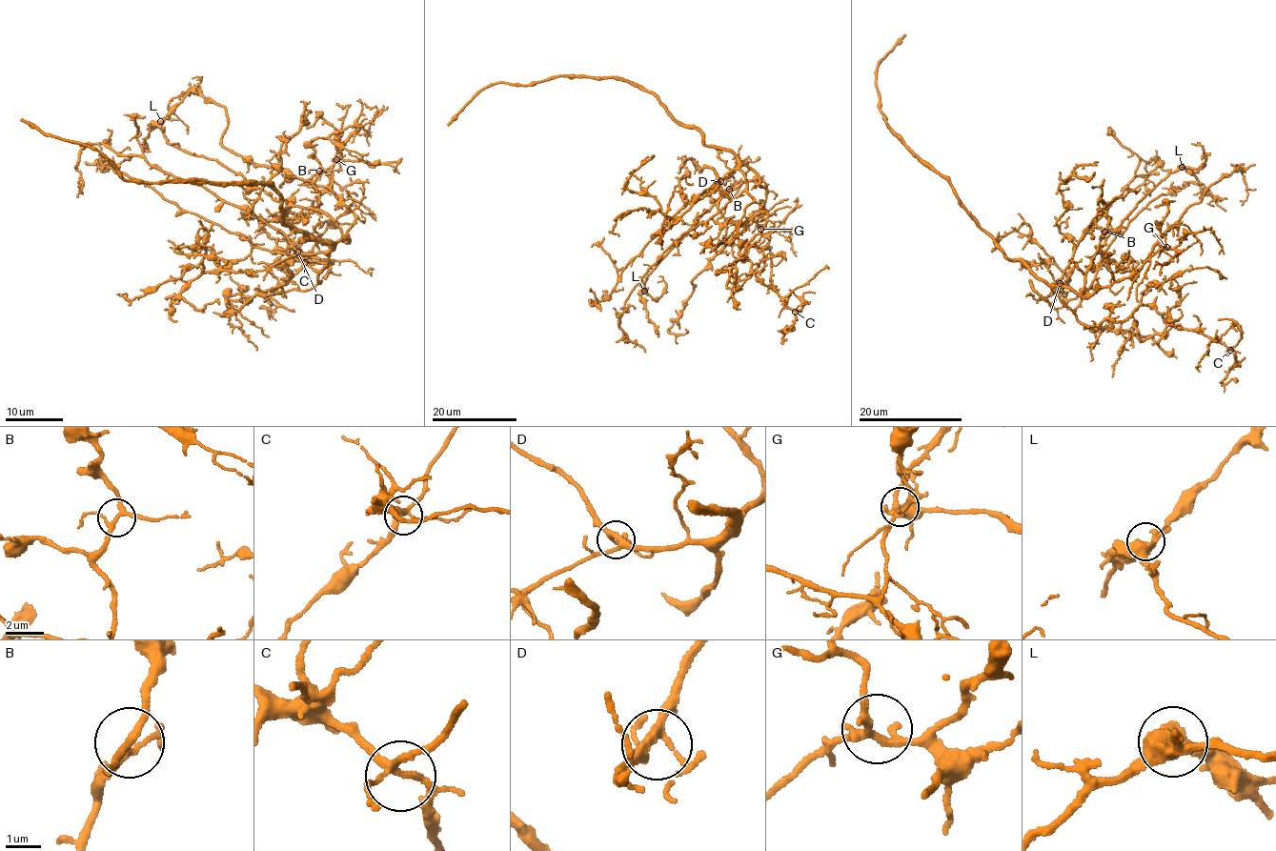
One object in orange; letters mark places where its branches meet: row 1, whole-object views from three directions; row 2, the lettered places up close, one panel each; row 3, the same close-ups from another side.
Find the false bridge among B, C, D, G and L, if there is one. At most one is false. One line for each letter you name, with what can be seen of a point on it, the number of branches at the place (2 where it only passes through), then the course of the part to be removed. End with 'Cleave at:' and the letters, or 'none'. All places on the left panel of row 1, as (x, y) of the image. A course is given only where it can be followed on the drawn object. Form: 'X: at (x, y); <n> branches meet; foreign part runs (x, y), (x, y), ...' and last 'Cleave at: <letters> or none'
Cleave at: none

